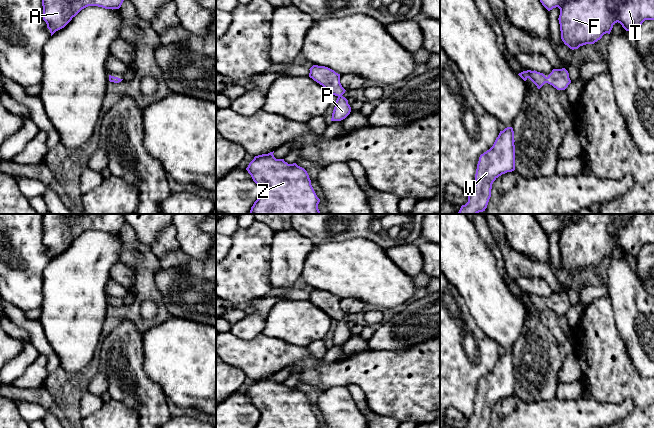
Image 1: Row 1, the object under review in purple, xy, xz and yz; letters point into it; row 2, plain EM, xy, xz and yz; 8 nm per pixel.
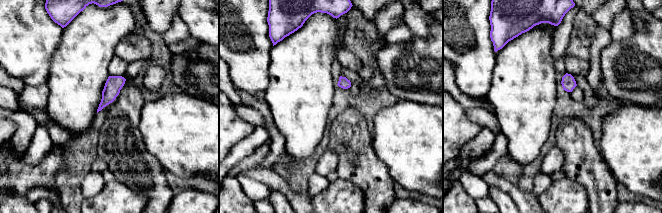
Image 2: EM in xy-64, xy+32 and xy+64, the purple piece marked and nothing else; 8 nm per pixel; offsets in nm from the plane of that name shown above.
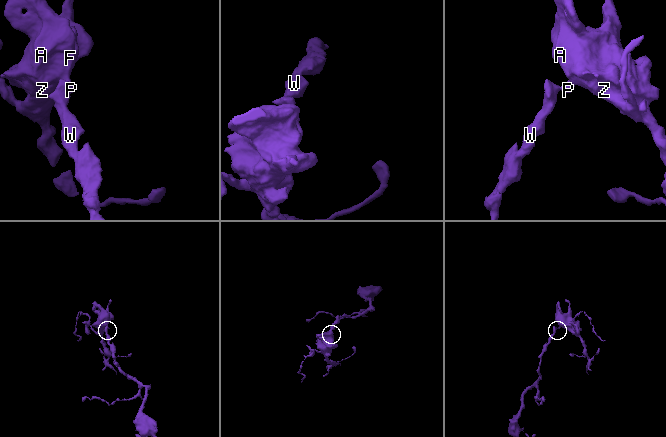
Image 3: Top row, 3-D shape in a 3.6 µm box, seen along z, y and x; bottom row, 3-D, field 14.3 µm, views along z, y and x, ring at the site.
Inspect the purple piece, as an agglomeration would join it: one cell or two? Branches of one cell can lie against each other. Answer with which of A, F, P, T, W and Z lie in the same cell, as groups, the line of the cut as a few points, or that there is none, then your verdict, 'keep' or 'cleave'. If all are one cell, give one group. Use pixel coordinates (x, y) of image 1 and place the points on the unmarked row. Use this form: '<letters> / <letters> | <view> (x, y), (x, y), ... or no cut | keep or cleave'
A F P T W Z | no cut | keep

